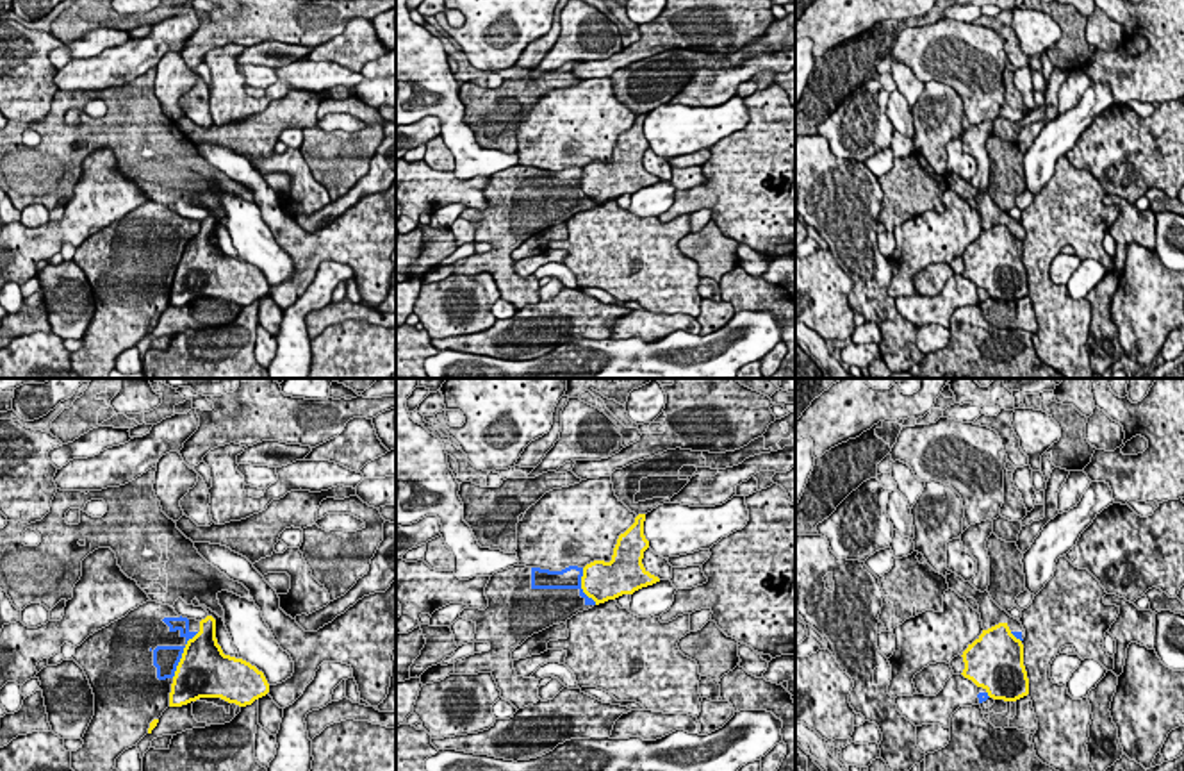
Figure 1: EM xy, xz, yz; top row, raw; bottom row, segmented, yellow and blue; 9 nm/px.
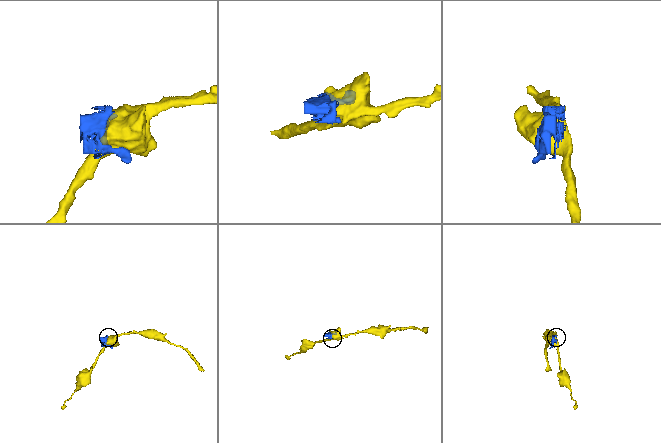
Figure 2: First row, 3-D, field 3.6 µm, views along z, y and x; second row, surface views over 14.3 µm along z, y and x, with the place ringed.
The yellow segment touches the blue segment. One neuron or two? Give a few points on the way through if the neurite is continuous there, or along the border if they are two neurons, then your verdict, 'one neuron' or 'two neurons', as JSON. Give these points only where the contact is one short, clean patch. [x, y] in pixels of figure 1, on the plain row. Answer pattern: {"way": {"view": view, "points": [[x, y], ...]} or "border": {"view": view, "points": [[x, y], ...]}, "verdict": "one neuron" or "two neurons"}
{"verdict": "two neurons"}

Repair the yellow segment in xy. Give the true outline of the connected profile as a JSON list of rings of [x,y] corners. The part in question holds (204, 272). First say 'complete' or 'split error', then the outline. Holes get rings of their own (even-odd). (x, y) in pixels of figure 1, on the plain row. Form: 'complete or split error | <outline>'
complete | [[[207,216],[200,221],[200,232],[184,248],[171,284],[169,307],[200,298],[221,298],[246,307],[267,293],[269,284],[262,271],[223,253],[216,239],[216,220]]]

